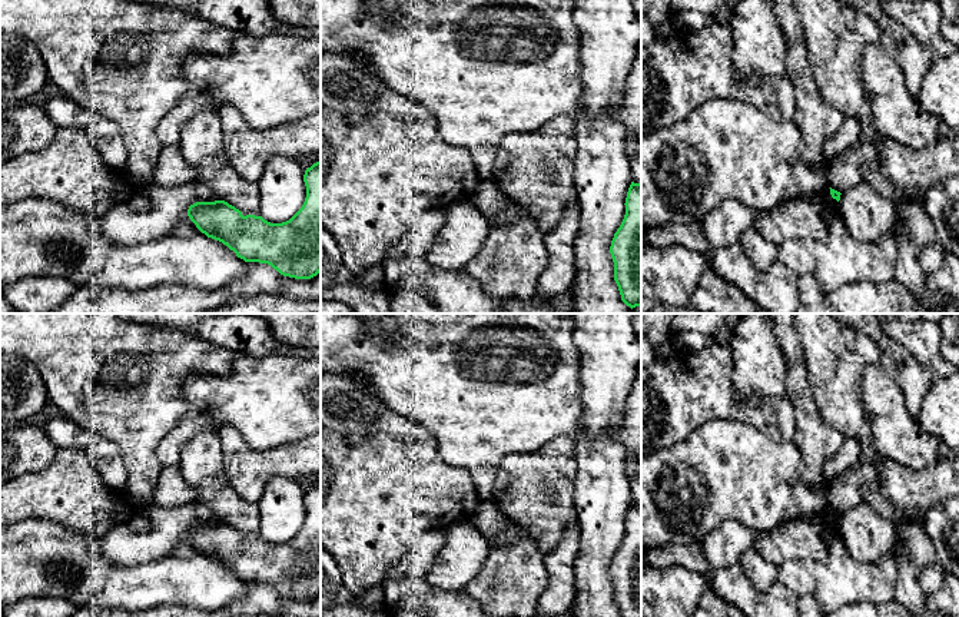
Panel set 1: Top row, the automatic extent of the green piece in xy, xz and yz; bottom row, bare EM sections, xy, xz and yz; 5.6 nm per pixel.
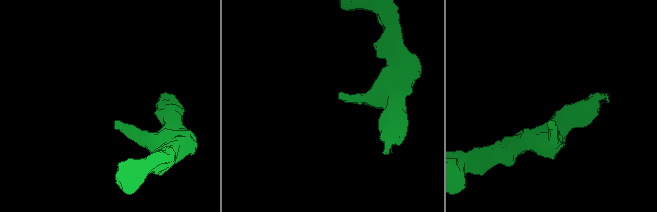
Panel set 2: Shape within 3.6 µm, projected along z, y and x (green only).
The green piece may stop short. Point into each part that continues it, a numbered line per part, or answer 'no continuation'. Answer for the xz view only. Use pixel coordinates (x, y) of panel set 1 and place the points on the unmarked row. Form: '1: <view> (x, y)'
no continuation

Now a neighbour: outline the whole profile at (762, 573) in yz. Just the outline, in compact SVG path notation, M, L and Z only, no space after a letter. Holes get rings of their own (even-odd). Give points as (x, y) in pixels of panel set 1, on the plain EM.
M750 547L739 557L739 565L746 577L760 591L767 591L777 581L777 565Z

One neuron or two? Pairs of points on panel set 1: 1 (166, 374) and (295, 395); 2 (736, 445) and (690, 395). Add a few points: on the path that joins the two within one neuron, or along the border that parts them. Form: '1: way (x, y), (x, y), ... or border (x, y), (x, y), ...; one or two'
1: border (221, 375), (191, 375), (182, 390), (185, 411); two
2: border (746, 423), (710, 420), (684, 440); two

